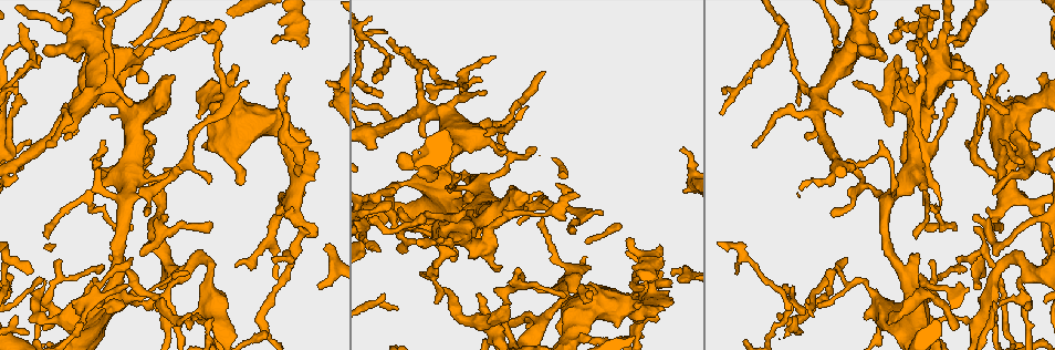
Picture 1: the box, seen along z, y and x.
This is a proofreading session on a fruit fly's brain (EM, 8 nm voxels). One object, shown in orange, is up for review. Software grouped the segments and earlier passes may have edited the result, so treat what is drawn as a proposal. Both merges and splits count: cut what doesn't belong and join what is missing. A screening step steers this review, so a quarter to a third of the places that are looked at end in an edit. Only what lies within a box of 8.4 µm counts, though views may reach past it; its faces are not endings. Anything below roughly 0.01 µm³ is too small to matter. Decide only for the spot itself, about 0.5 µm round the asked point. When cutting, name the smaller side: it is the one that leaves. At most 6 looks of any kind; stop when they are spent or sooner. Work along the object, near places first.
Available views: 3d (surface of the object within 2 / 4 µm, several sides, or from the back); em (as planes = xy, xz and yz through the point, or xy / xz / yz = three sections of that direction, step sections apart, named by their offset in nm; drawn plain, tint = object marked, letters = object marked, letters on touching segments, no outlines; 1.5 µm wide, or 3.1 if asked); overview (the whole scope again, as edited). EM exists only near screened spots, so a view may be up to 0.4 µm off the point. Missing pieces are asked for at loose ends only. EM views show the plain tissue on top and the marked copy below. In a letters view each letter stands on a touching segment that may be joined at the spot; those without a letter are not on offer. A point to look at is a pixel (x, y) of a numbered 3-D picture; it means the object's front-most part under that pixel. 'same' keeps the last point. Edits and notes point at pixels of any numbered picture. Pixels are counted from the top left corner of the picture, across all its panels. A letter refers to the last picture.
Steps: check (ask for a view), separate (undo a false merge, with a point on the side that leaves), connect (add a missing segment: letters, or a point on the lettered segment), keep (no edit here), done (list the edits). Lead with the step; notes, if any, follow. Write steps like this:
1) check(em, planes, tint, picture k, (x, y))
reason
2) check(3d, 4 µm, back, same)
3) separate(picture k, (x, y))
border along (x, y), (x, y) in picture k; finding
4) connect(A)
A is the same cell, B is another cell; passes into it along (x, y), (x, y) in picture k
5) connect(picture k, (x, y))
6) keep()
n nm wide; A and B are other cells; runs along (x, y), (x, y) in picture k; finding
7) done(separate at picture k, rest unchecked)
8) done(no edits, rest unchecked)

check(3d, 4 µm, picture 1, (208, 182))
tapers out

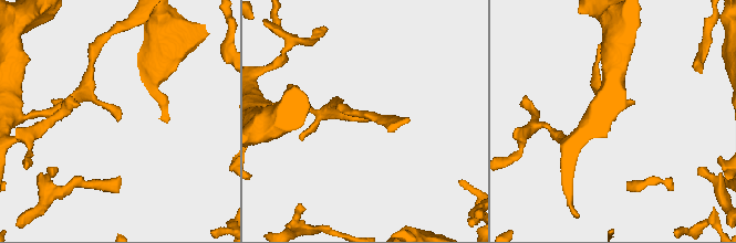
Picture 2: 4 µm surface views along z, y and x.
check(em, xy, step 8, letters, picture 2, (119, 118))

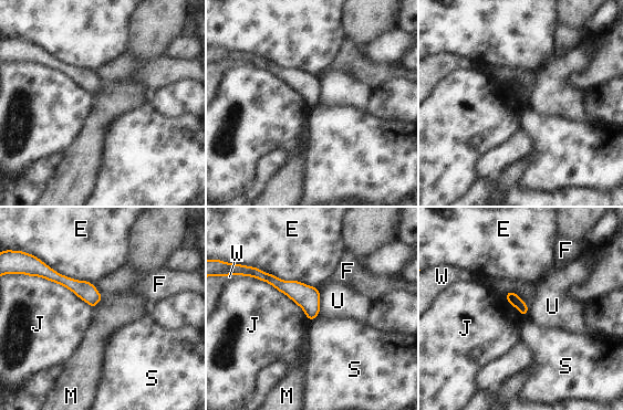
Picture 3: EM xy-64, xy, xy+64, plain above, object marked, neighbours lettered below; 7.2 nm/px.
keep()
E, F, J, M, S, U and W are other cells; none of them fits

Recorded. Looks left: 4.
check(em, planes, letters, picture 1, (898, 78))

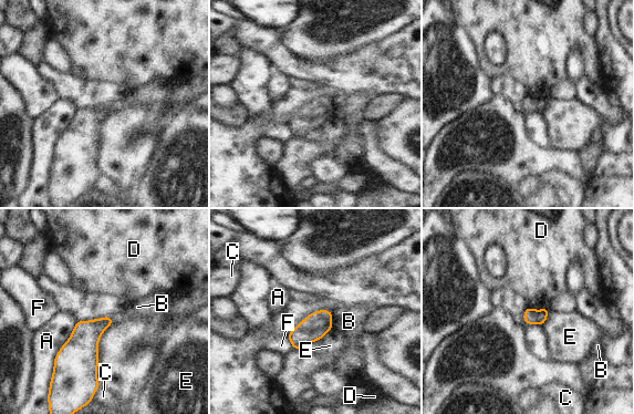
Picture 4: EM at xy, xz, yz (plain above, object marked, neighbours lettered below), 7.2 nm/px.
keep()
A touches over 420 nm; A, B, C, D, E and F are other cells; border along (528, 306), (534, 309), (548, 308) in picture 4; no lettered segment goes on from it

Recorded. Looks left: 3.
check(3d, 4 µm, picture 1, (61, 262))
tapers out

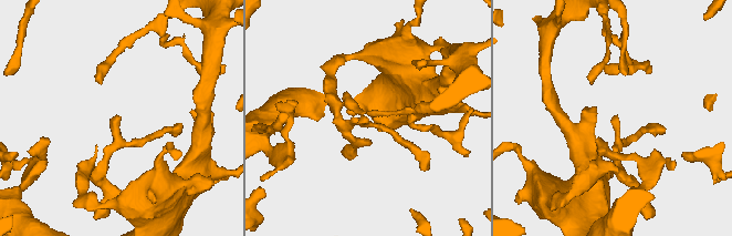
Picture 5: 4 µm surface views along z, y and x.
check(em, planes, letters, picture 5, (366, 122))
now the EM

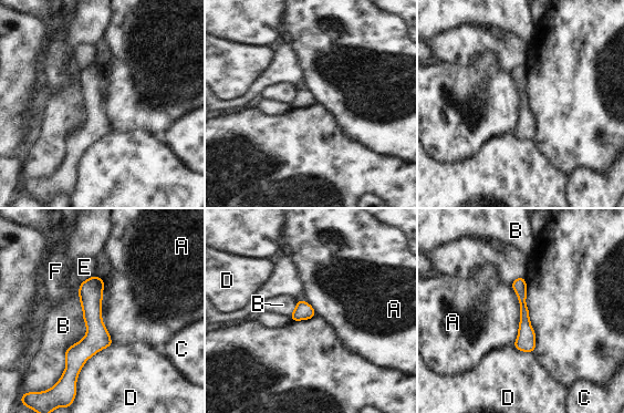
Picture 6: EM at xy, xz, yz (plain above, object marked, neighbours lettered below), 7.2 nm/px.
keep()
A touches over 460 nm; A, B, C, D, E and F are other cells; border along (104, 282), (102, 321), (113, 344) in picture 6; none of them fits

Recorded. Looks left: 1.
done(no edits, rest unchecked)

